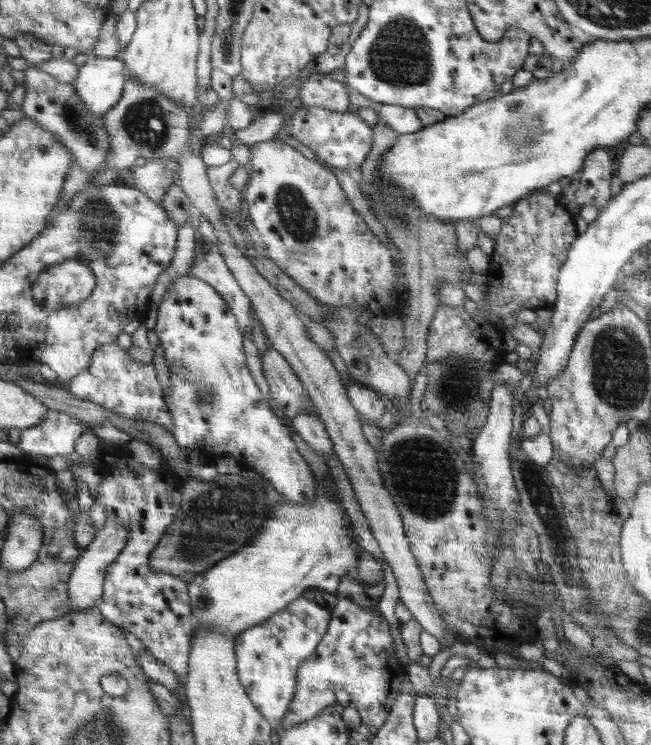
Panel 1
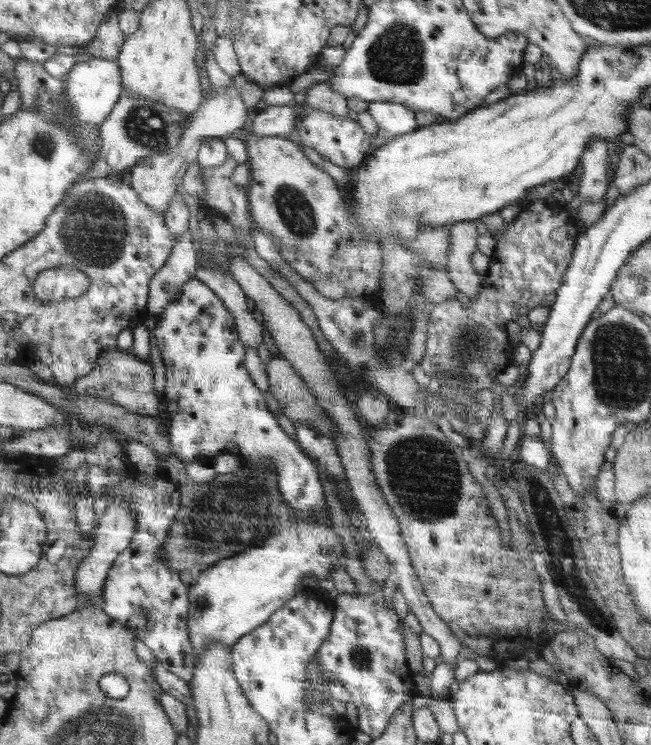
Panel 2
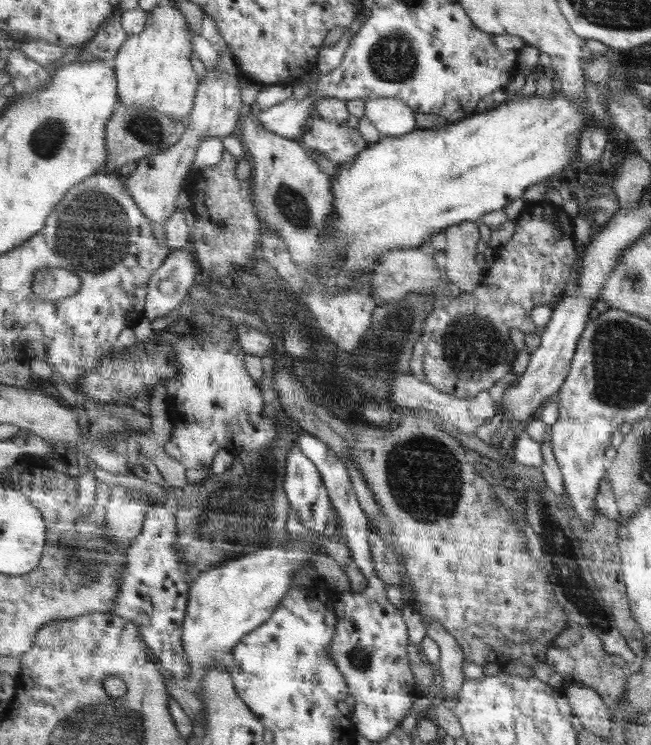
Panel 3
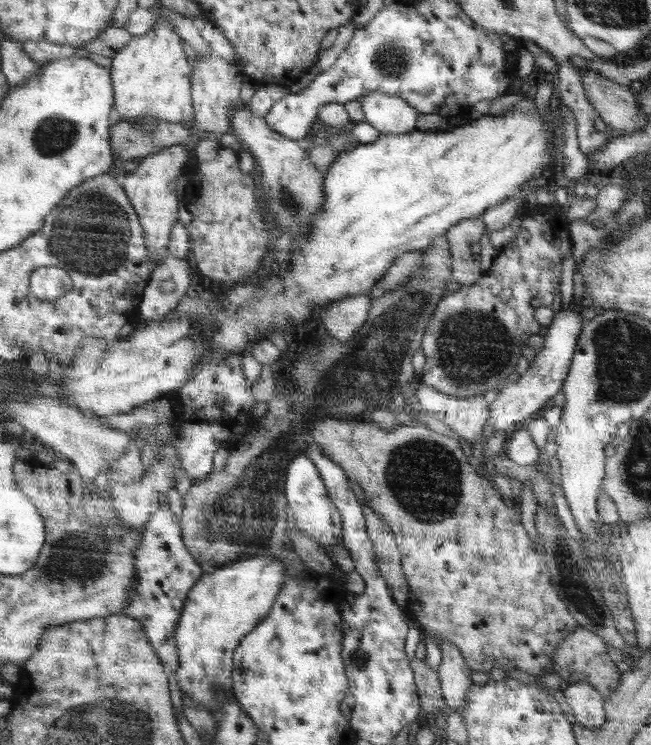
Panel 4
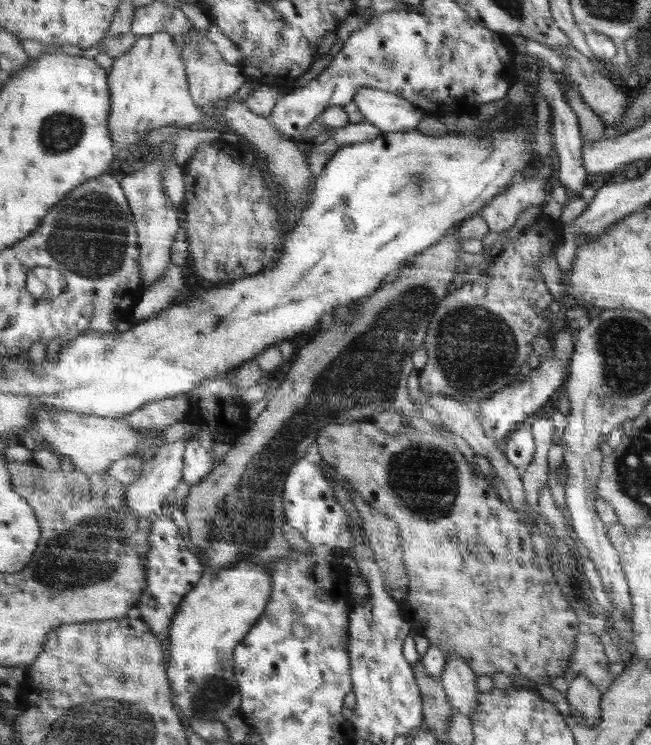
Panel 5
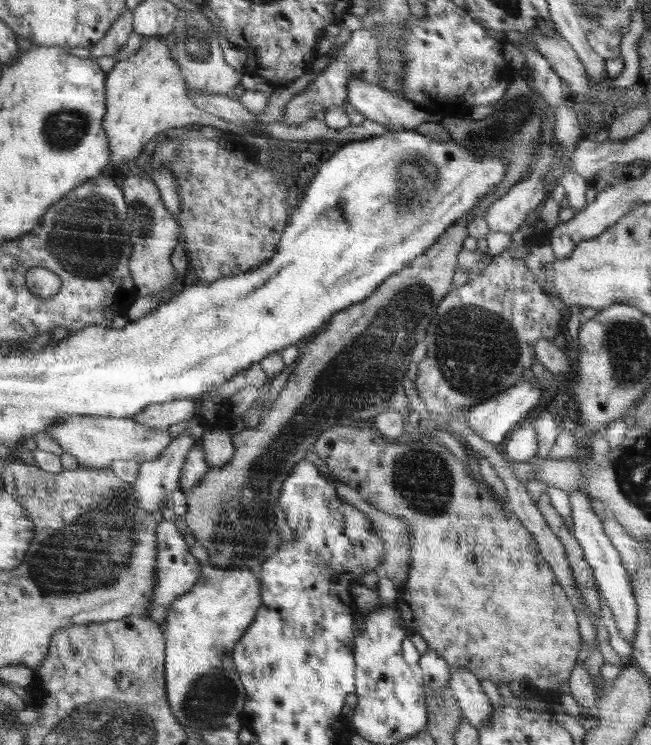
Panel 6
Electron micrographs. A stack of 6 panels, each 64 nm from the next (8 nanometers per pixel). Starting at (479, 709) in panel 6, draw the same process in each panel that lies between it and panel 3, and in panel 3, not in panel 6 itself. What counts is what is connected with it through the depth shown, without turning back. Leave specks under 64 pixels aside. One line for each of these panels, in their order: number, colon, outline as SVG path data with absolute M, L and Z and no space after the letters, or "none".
3: M423 618L423 626L425 626L425 634L439 646L441 656L437 666L441 668L441 676L443 676L443 688L441 688L441 698L449 698L455 700L461 684L465 682L463 674L461 674L461 662L463 658L463 650L459 648L459 644L451 638L451 634L447 630L441 628L439 622L429 622L429 618Z
4: M435 642L441 648L441 664L435 670L439 676L439 686L447 706L459 710L465 704L465 694L471 686L471 668L465 664L461 652L447 642Z
5: M445 656L445 670L439 678L439 684L447 694L447 704L453 706L457 714L465 714L469 718L479 706L475 678L475 672L461 662L459 656Z

